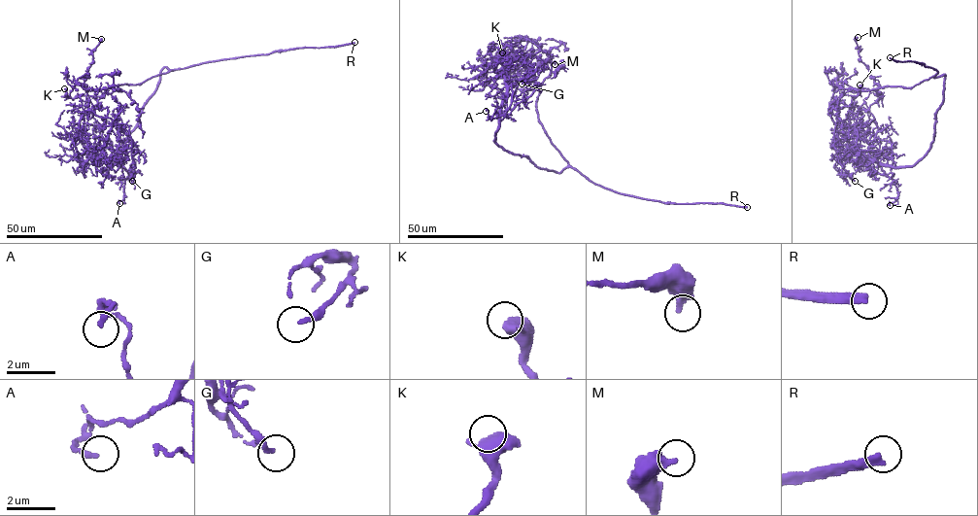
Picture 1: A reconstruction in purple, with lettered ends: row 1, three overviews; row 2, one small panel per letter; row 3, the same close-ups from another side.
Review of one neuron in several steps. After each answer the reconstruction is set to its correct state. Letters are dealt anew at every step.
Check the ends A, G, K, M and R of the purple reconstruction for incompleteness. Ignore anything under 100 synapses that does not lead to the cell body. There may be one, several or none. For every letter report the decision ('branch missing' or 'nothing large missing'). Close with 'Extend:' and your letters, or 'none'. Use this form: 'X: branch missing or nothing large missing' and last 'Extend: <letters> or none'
A: nothing large missing
G: nothing large missing
K: nothing large missing
M: nothing large missing
R: branch missing
Extend: R

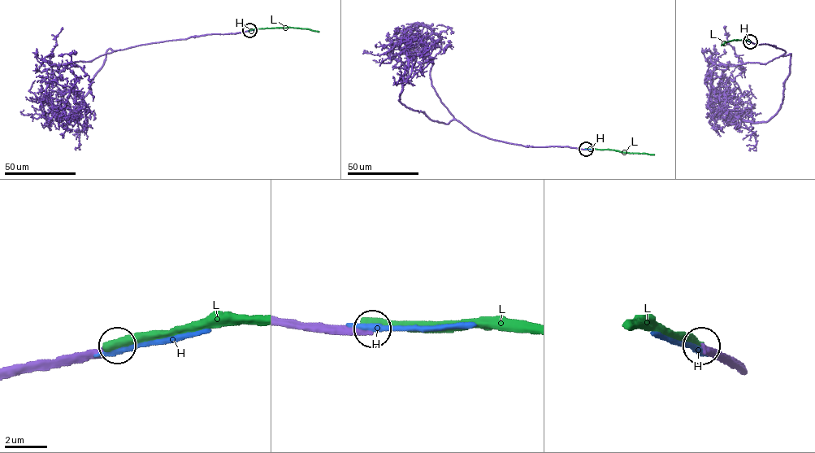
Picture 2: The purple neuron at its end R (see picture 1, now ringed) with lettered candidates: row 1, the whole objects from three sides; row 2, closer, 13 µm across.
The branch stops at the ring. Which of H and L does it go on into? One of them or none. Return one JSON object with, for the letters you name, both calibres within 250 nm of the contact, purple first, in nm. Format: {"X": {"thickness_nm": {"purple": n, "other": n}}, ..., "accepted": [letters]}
{"accepted": []}

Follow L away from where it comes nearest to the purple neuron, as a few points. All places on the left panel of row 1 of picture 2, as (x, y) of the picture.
L: (249, 30), (283, 28), (319, 32)

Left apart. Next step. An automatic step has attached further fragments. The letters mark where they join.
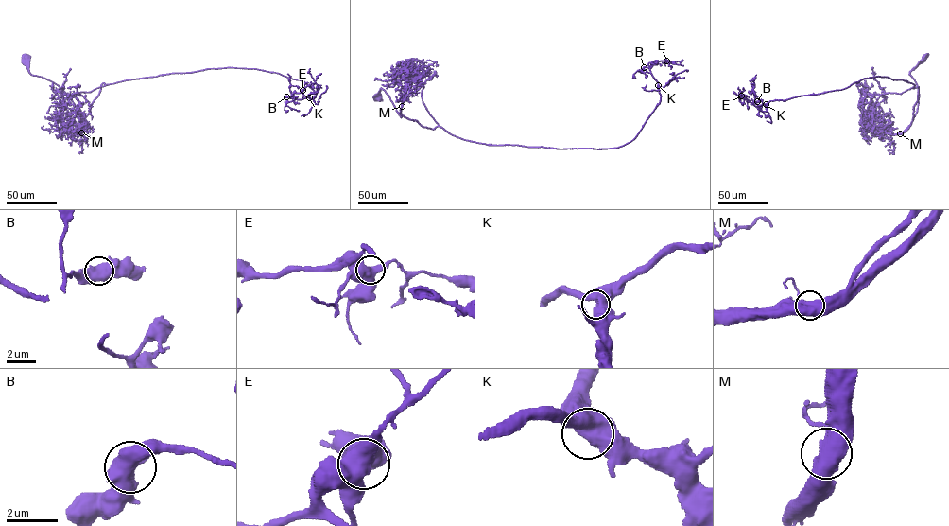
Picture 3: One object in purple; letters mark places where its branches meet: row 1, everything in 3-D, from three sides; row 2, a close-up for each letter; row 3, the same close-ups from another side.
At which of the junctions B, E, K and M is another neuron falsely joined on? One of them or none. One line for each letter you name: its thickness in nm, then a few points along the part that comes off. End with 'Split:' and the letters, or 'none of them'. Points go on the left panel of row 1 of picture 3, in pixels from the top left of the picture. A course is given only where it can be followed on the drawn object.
Split: none of them

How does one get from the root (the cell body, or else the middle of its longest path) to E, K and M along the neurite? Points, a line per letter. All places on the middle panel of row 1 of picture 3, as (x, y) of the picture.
E: (379, 98), (382, 89), (400, 117), (488, 145), (615, 148), (632, 140), (659, 103), (648, 63), (666, 61)
K: (379, 98), (384, 90), (400, 117), (465, 139), (600, 149), (633, 140), (659, 103), (658, 85)
M: (379, 98), (377, 94), (380, 89), (384, 90), (401, 117), (402, 106)

